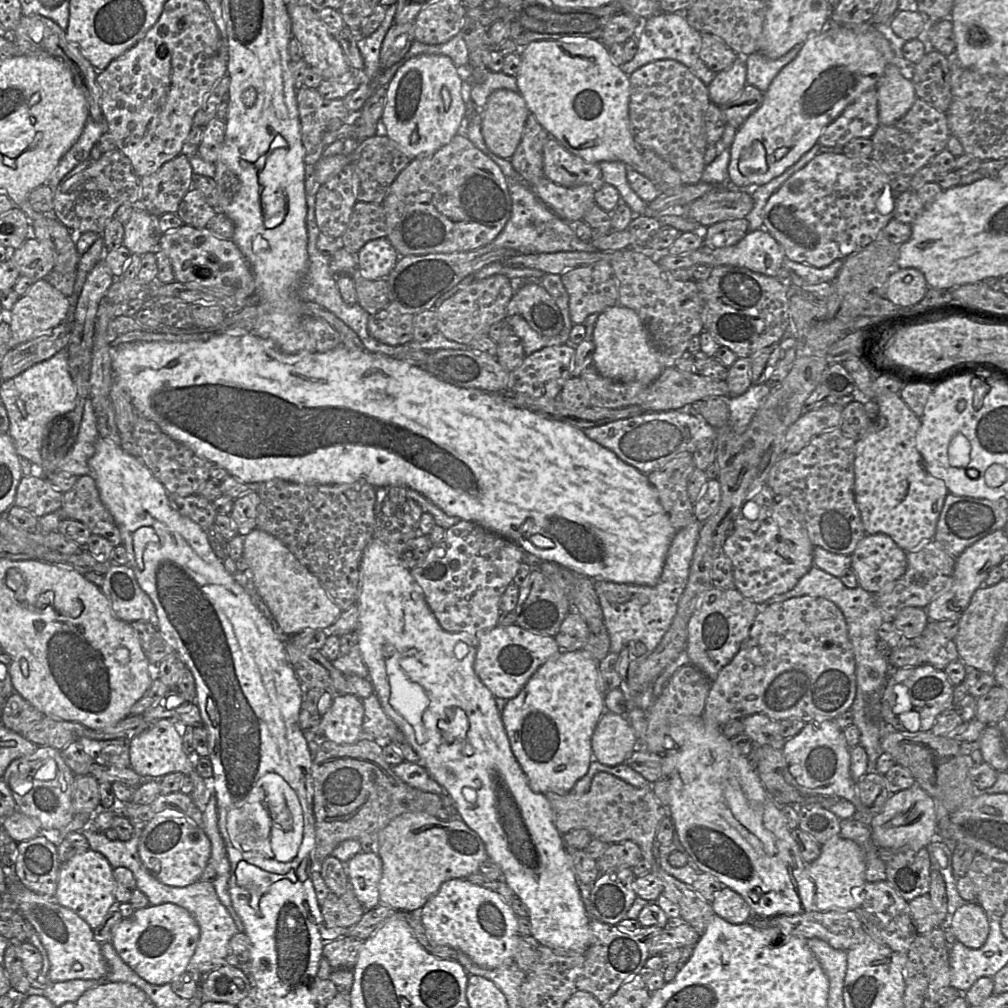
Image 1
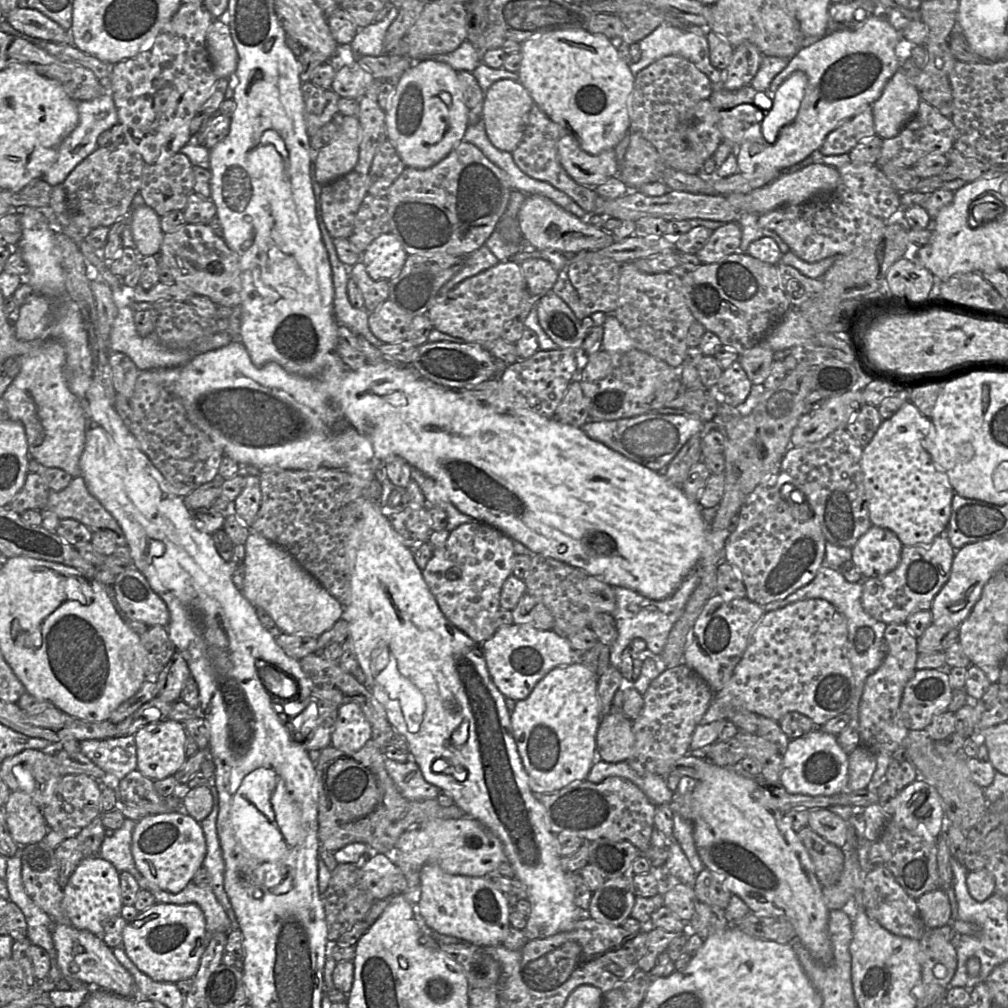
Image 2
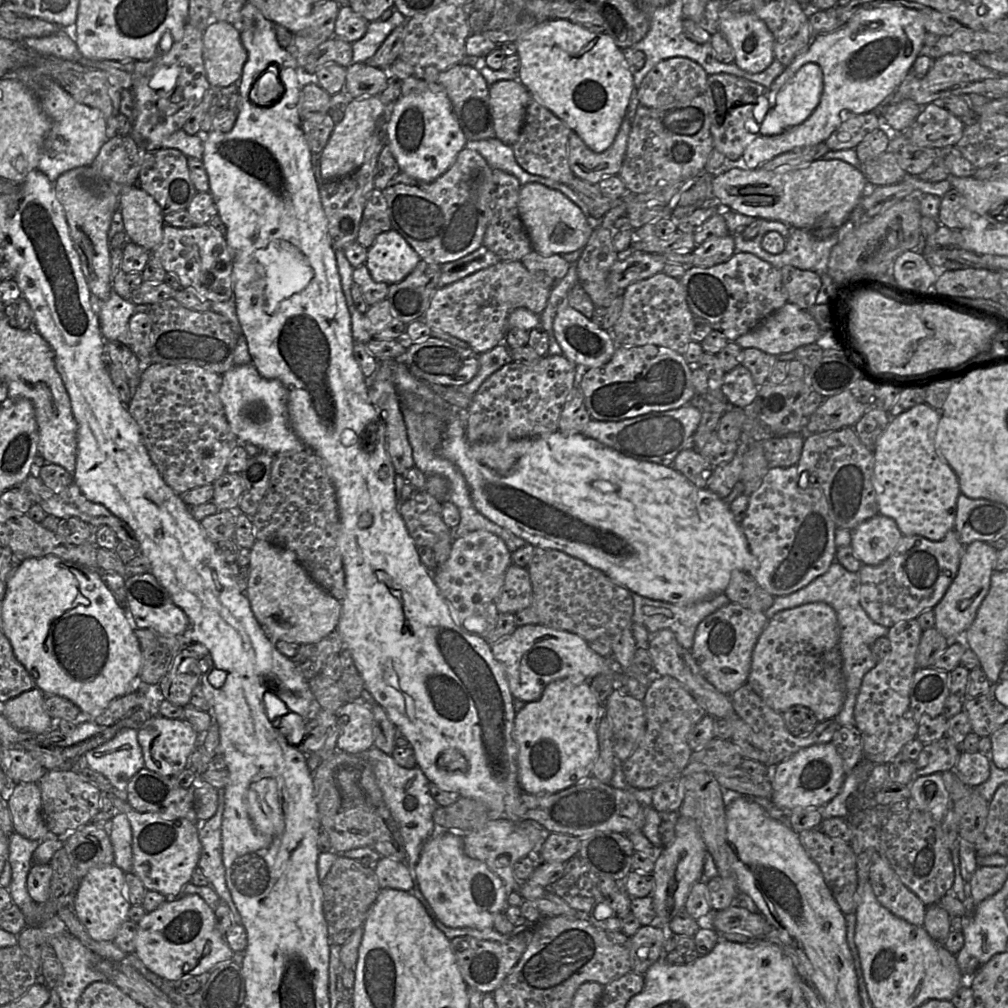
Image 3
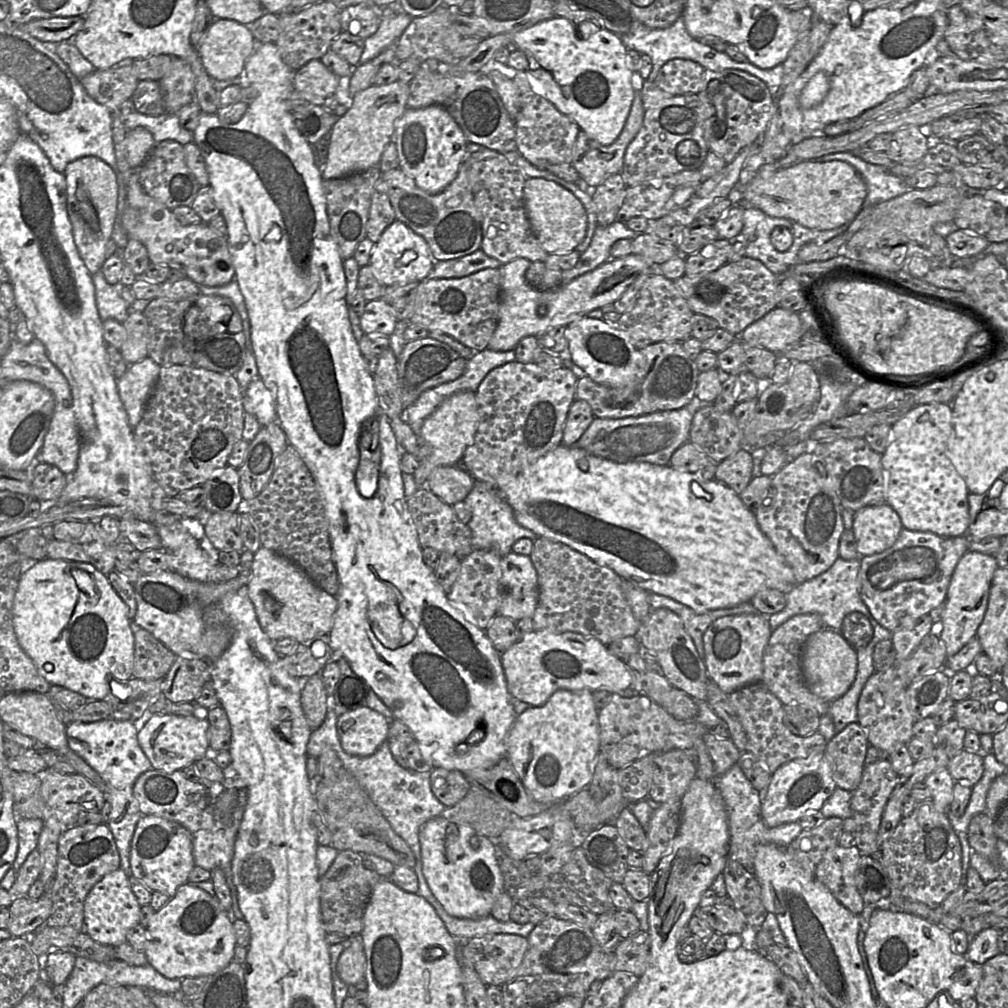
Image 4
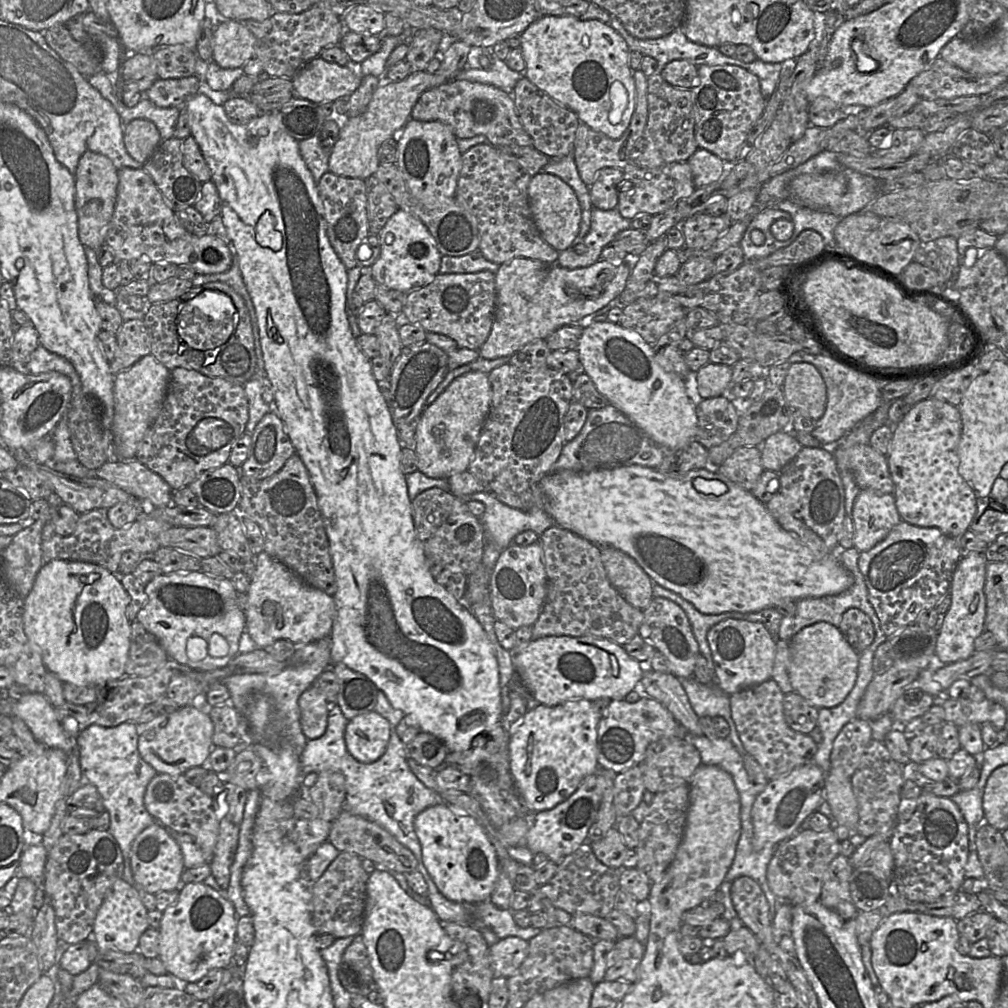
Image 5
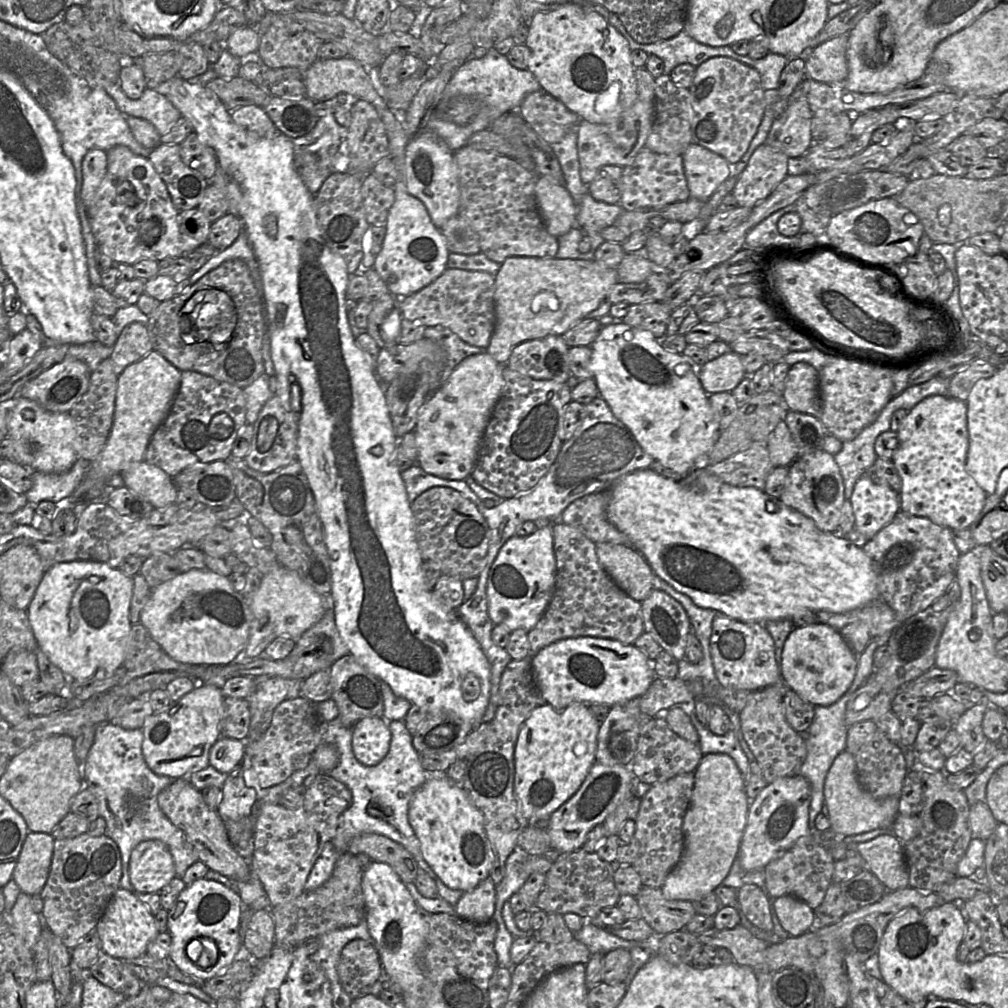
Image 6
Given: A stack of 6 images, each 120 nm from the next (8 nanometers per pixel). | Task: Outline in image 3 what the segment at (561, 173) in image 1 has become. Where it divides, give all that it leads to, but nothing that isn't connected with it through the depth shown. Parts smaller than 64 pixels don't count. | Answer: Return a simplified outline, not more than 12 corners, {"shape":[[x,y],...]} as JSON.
{"shape":[[625,117],[614,142],[592,151],[572,132],[573,174],[593,185],[619,175],[632,122]]}

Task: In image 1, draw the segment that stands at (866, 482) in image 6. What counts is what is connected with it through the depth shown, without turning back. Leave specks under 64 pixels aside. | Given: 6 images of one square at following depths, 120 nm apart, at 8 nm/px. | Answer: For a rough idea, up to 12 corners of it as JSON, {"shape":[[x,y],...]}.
{"shape":[[868,534],[851,555],[871,594],[899,579],[907,552],[886,534]]}

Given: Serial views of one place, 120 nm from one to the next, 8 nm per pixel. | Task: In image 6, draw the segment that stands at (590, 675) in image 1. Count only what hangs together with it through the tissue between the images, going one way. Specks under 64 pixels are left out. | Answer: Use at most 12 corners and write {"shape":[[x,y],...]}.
{"shape":[[546,703],[522,724],[514,793],[529,825],[596,760],[589,705]]}

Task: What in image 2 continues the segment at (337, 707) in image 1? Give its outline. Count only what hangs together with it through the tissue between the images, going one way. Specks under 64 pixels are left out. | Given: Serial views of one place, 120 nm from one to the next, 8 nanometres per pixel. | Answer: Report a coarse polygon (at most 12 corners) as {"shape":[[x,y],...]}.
{"shape":[[355,703],[338,707],[331,745],[354,752],[372,729]]}

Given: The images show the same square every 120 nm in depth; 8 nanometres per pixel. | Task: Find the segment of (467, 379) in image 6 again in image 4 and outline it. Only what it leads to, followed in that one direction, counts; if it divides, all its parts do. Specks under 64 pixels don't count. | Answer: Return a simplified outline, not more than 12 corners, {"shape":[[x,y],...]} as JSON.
{"shape":[[476,393],[451,395],[424,421],[420,466],[435,468],[461,464],[478,423]]}

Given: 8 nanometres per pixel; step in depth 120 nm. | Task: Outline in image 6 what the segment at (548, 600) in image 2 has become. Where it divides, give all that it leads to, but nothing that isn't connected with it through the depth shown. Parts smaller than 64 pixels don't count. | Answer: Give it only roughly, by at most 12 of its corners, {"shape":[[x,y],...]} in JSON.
{"shape":[[551,525],[556,581],[529,657],[566,638],[633,644],[629,597],[578,529]]}

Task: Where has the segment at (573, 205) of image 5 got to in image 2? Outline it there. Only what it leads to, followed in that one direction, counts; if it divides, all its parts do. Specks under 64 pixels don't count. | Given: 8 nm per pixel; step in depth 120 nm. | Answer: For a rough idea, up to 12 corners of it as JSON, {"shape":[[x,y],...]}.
{"shape":[[527,195],[522,236],[537,251],[598,251],[612,232]]}

